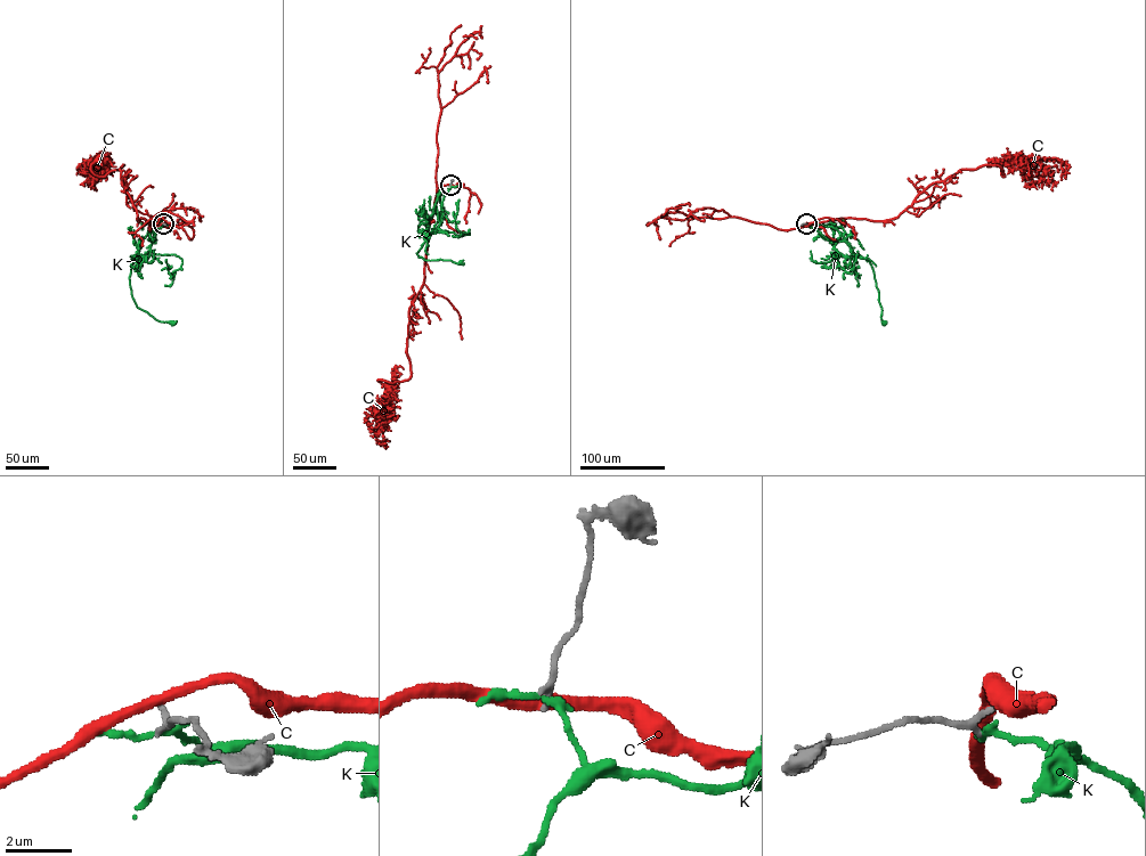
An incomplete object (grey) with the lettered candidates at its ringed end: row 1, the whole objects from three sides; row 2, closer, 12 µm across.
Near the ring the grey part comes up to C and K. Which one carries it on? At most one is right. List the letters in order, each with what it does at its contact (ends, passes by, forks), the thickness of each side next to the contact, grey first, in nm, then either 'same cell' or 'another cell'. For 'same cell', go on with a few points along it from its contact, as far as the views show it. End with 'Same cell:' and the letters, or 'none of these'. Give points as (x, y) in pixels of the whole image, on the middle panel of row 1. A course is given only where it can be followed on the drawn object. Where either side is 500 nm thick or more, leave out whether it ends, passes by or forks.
C: it passes by; calibres 200 and 360 nm; another cell
K: it passes by; calibres 240 and 200 nm; another cell
Same cell: none of these

